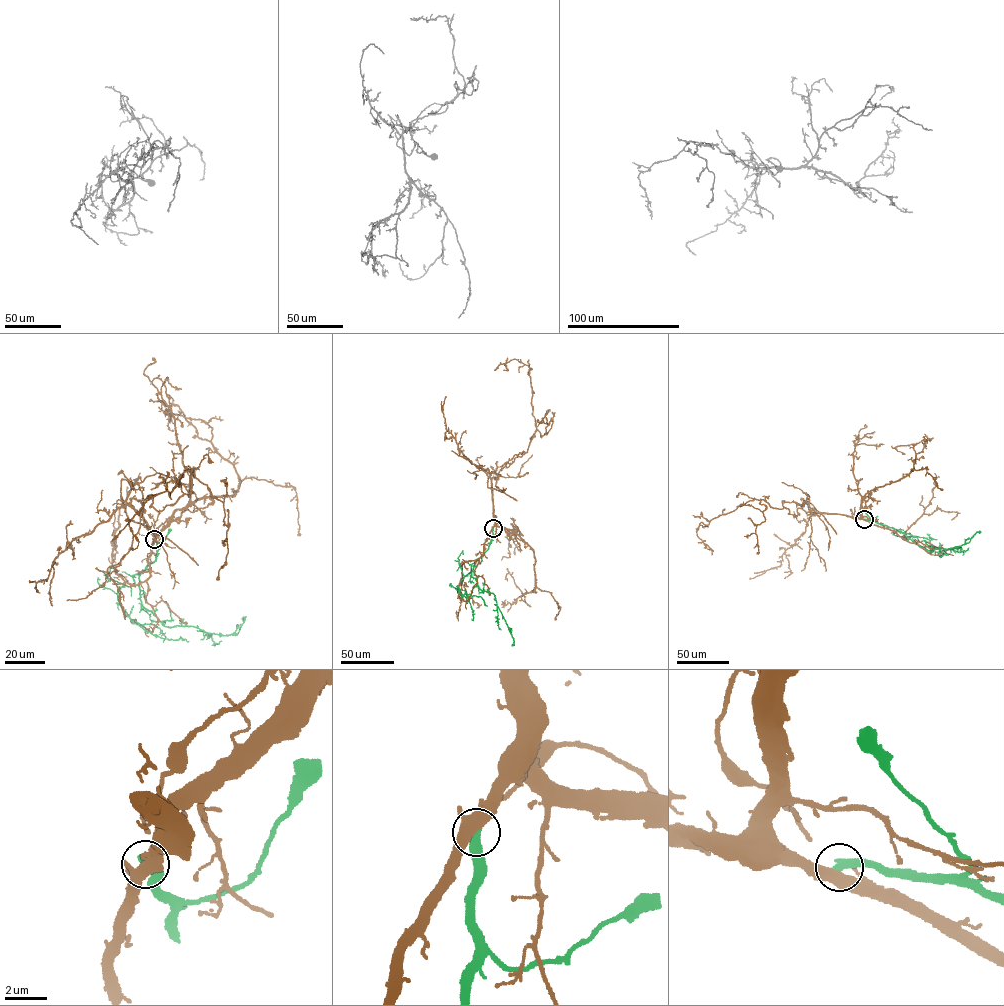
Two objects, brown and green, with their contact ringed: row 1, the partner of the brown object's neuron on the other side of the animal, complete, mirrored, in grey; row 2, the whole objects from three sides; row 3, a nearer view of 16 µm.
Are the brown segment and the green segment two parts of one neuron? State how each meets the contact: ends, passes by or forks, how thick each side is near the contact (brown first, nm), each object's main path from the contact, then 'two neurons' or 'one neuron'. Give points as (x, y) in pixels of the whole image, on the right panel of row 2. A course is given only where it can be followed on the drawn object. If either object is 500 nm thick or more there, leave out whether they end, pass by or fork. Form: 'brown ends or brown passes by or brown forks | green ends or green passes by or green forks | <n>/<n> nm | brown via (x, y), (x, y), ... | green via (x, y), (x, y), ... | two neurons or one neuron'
brown forks | green ends | 440/440 nm | brown via (864, 519), (798, 508), (795, 517), (788, 509), (753, 499), (708, 524), (701, 522), (697, 536), (712, 554) | green via (864, 519), (894, 528), (931, 552), (961, 546), (979, 533) | two neurons

